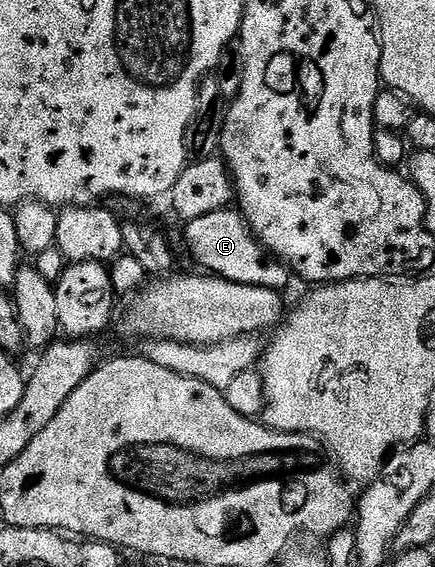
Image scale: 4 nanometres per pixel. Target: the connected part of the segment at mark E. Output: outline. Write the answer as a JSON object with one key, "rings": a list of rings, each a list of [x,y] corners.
{"rings":[[[224,210],[205,214],[201,218],[186,221],[187,248],[195,255],[200,269],[228,280],[251,287],[267,287],[278,290],[285,289],[287,283],[293,280],[293,273],[278,256],[267,251],[263,243],[257,239],[243,213],[238,210]]]}

